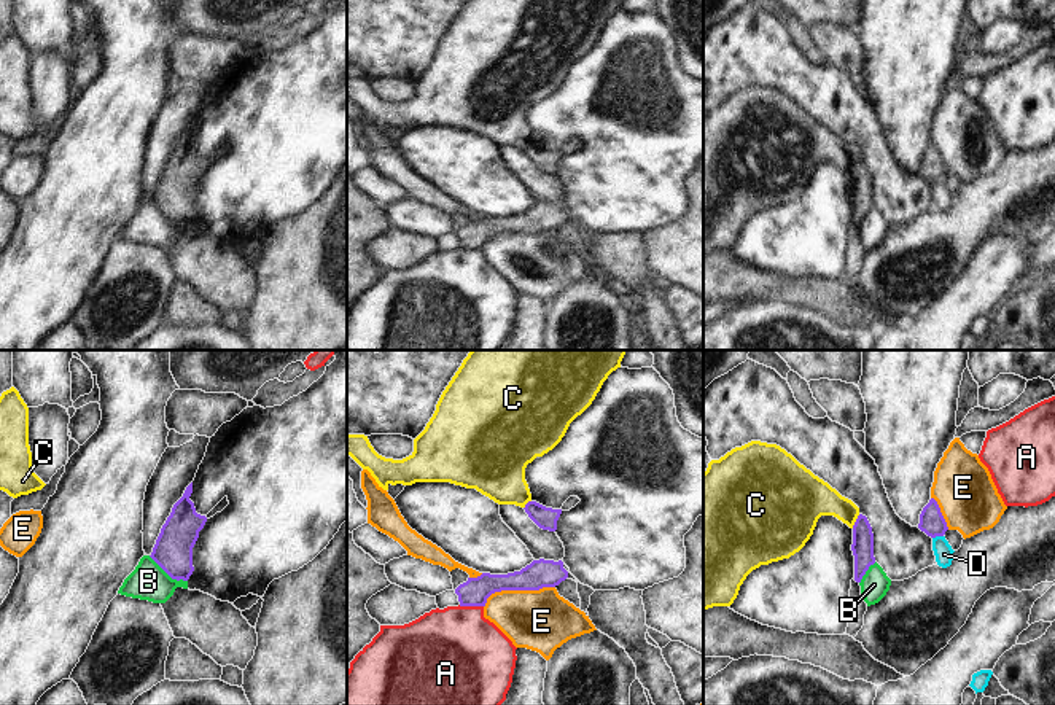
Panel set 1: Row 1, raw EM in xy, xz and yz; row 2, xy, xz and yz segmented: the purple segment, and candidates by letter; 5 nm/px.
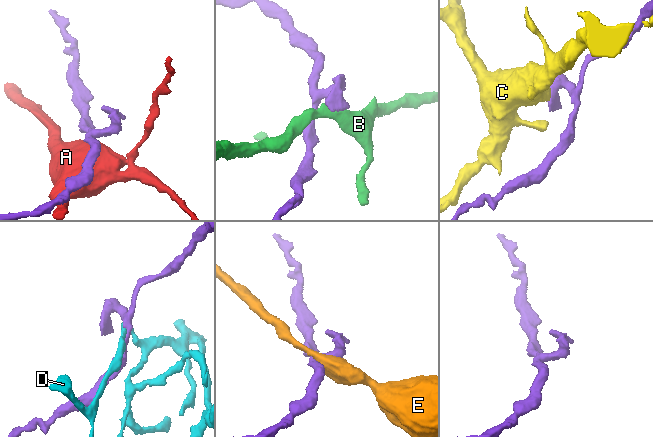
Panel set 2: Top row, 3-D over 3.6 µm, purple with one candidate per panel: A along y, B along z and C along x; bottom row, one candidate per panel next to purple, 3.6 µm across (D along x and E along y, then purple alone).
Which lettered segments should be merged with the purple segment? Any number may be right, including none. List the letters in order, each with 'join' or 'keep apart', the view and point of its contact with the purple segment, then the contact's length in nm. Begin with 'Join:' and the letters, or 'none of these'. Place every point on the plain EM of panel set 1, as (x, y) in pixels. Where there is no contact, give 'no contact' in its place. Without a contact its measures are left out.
Join: none of these
A: keep apart; meets purple in xz at (471, 249); contact 130 nm long
B: keep apart; meets purple in xy at (167, 217); contact 240 nm long
C: keep apart; meets purple in yz at (856, 164); contact 80 nm long
D: keep apart; meets purple in yz at (938, 179); contact 60 nm long
E: keep apart; meets purple in xz at (516, 233); contact 380 nm long

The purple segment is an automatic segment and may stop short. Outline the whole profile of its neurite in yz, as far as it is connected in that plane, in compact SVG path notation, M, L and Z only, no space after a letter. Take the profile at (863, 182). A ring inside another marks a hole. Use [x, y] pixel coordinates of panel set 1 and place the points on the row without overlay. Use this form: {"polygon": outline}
{"polygon": "M862 158L858 159L853 169L851 194L855 199L855 224L861 226L869 210L875 207L872 170Z"}

